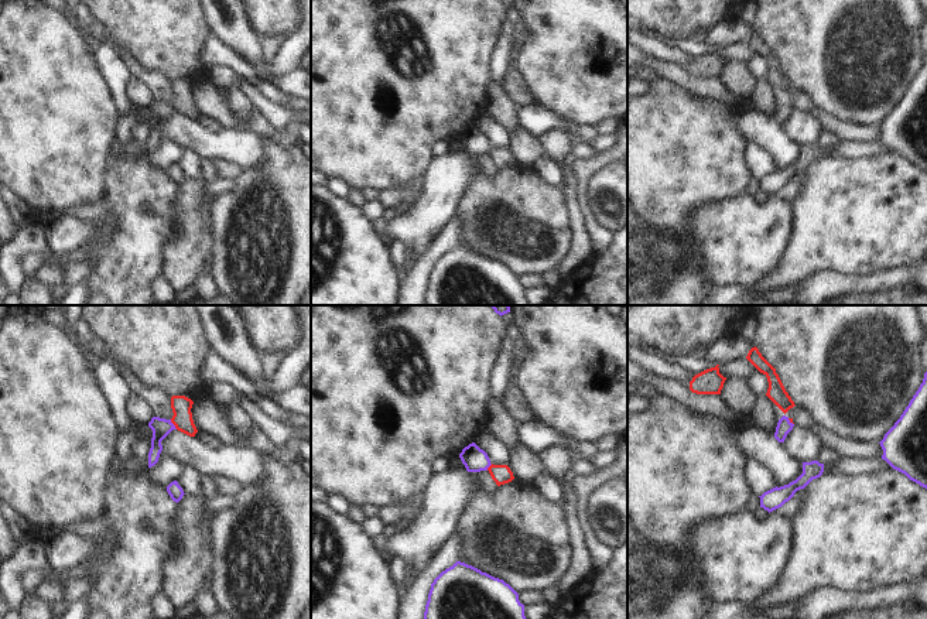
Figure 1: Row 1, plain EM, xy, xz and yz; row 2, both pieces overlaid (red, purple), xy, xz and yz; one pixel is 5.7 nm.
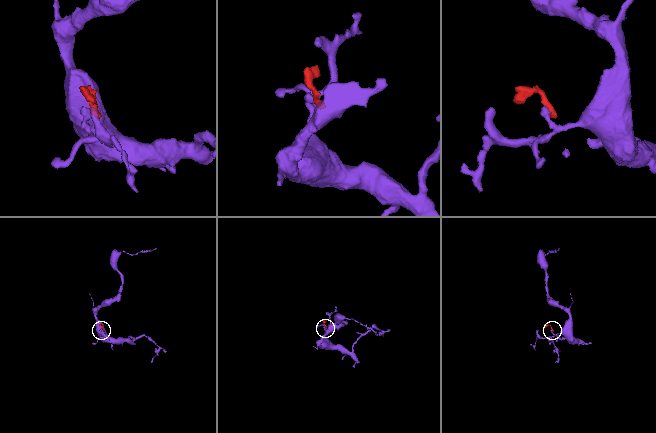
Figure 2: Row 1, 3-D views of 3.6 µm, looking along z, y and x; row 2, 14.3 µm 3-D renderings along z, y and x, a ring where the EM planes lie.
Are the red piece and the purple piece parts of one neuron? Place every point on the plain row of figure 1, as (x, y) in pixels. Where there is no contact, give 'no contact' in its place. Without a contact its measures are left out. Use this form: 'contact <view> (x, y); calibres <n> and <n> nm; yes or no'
contact xy (173, 106); calibres 120 and 110 nm; no

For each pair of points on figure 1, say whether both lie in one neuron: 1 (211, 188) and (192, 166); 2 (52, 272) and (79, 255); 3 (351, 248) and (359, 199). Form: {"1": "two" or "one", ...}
{"1": "one", "2": "one", "3": "two"}

